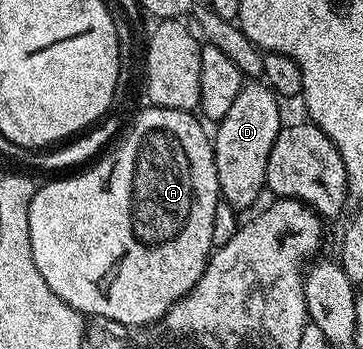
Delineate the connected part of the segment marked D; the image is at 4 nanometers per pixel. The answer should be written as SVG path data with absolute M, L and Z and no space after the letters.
M251 81L239 92L237 101L233 101L233 109L225 113L225 117L218 120L219 127L213 131L213 146L215 149L215 164L217 165L217 181L219 182L219 194L222 202L228 208L241 213L246 207L251 207L259 199L259 194L264 194L265 184L267 182L267 158L269 149L273 149L273 141L278 137L281 130L279 123L279 103L274 91L266 85L260 85L258 82Z

